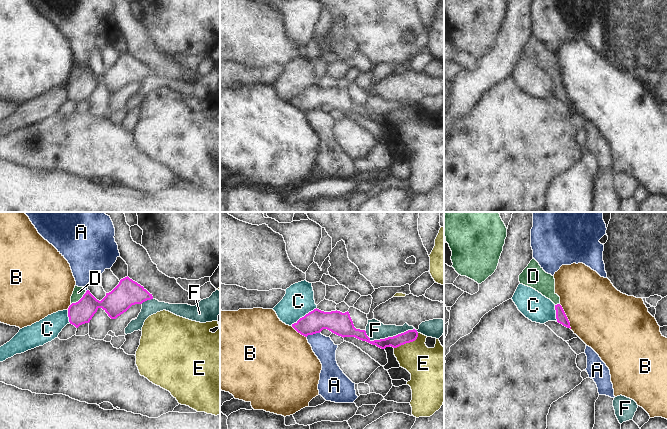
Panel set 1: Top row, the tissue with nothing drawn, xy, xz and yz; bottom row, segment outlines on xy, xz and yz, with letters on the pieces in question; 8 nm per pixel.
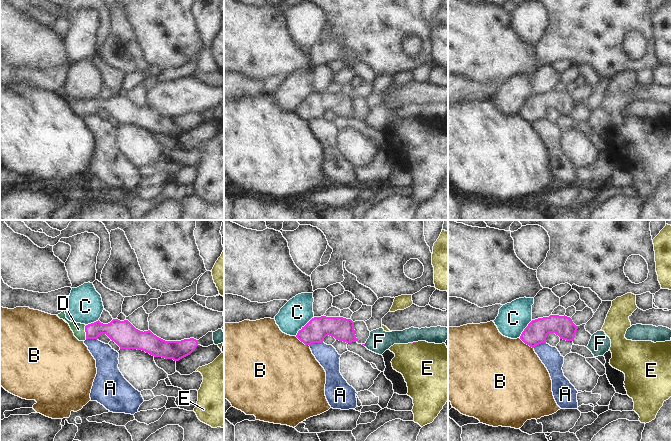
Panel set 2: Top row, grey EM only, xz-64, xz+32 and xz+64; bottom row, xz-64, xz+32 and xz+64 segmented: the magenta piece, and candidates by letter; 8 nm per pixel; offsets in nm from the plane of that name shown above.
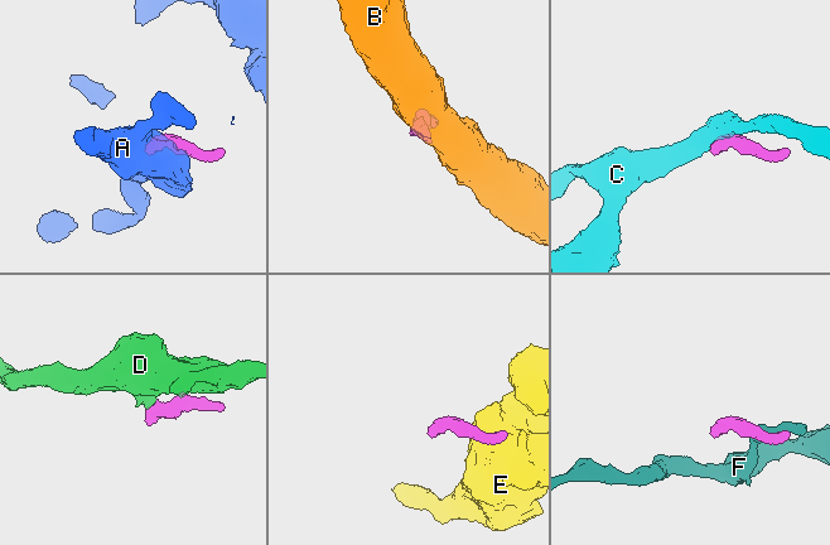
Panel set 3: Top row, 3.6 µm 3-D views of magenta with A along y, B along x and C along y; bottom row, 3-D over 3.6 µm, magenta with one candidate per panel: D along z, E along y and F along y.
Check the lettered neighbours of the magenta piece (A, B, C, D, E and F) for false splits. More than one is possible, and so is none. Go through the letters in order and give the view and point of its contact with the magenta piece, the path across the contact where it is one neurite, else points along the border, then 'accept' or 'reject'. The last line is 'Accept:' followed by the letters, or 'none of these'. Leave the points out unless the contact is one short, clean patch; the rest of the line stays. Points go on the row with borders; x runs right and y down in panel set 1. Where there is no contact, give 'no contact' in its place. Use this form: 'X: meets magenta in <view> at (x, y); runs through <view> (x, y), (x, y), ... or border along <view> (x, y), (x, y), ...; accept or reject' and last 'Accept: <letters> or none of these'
A: meets magenta in xz at (312, 334); border along xz (319, 332), (306, 336); reject
B: meets magenta in yz at (566, 316); border along yz (559, 304), (571, 328); reject
C: meets magenta in xz at (304, 316); border along xz (316, 307), (291, 325); reject
D: meets magenta in xy at (79, 300); runs through xy (81, 312), (79, 300), (78, 292); accept
E: meets magenta in xz at (407, 342); border along xz (418, 333), (414, 340), (394, 348); reject
F: meets magenta in xz at (390, 337); border along xz (364, 330), (371, 340), (392, 337), (413, 329), (418, 332); reject
Accept: D

